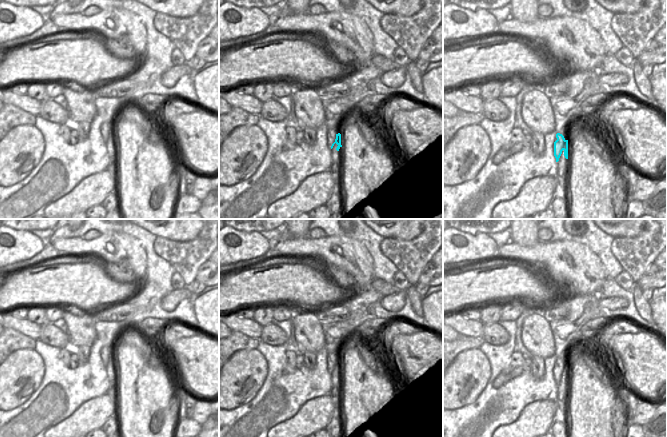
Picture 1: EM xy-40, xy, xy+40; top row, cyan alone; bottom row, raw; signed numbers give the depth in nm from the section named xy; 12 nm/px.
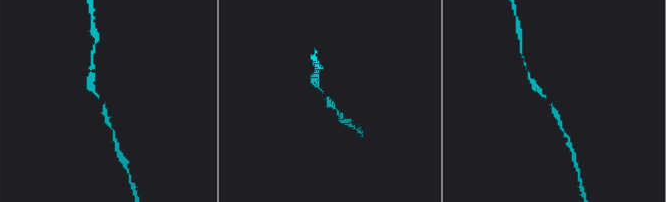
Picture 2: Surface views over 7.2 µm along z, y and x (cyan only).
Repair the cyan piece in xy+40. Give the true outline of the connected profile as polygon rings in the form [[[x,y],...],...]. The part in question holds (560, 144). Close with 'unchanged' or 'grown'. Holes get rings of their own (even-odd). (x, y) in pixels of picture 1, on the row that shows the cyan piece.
[[[560,133],[556,134],[557,140],[554,142],[554,156],[556,162],[559,161],[561,154],[563,153],[565,158],[568,159],[568,140]]]; unchanged

